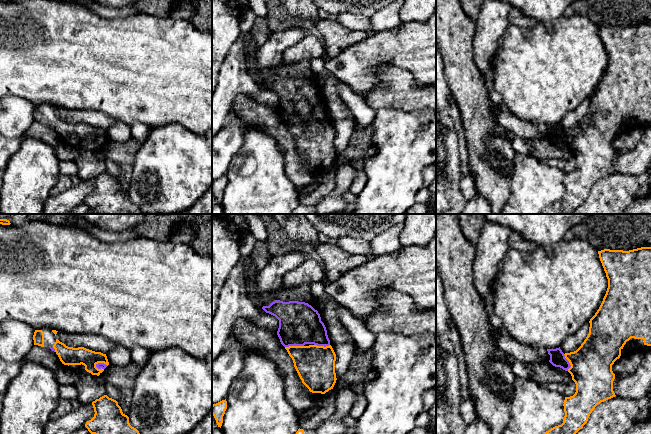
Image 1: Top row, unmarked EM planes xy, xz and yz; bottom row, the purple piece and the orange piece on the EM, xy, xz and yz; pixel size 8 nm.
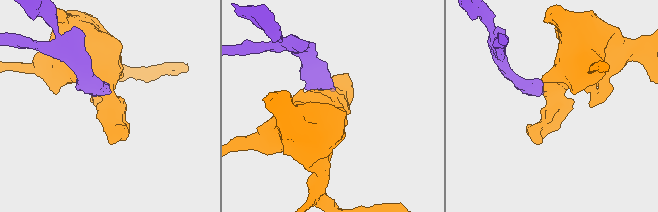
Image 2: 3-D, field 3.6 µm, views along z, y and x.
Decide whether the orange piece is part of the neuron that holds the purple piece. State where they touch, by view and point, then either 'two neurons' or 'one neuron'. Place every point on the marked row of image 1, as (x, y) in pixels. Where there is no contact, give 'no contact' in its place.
meets purple in xz at (294, 345); one neuron

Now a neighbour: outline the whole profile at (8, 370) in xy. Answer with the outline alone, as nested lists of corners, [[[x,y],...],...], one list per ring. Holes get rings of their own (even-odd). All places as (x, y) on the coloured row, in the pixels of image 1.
[[[0,360],[0,393],[4,394],[11,381],[21,369],[19,362],[7,362]]]

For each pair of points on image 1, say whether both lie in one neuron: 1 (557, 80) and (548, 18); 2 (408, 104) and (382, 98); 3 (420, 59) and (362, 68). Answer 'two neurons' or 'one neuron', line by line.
1: two neurons
2: one neuron
3: one neuron

